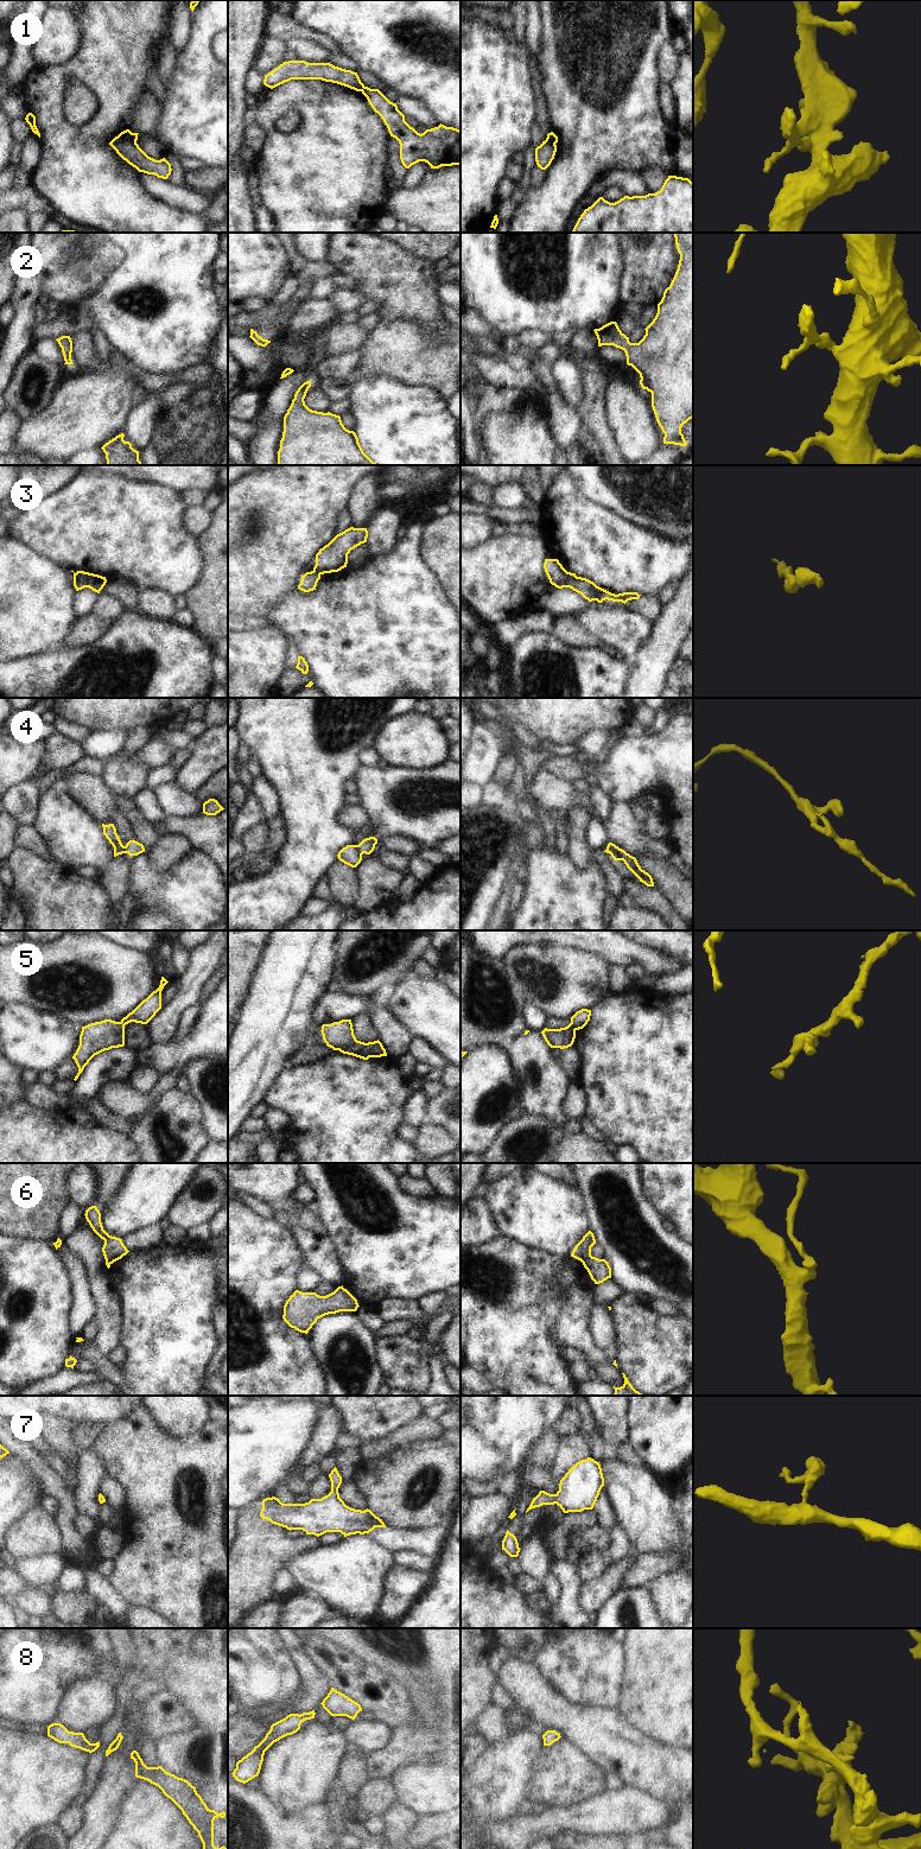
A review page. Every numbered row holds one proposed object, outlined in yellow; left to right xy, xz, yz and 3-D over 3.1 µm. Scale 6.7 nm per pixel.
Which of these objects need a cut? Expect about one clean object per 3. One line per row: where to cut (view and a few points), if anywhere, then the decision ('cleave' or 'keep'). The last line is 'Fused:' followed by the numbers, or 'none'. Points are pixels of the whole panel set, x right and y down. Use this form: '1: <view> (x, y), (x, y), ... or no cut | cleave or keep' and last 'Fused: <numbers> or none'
1: xz (366, 87), (362, 91) | cleave
2: no cut | keep
3: xy (84, 572), (87, 586) | cleave
4: xz (357, 845), (363, 852) | cleave
5: xz (356, 1040), (337, 1049) | cleave
6: yz (591, 1256), (583, 1264) | cleave
7: no cut | keep
8: no cut | keep
Fused: 1, 3, 4, 5, 6

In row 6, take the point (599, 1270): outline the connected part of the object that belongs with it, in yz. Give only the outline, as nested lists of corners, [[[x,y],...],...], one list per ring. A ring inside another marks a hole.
[[[591,1257],[591,1259],[583,1265],[595,1284],[603,1283],[608,1278],[611,1278],[611,1267],[605,1259]]]

